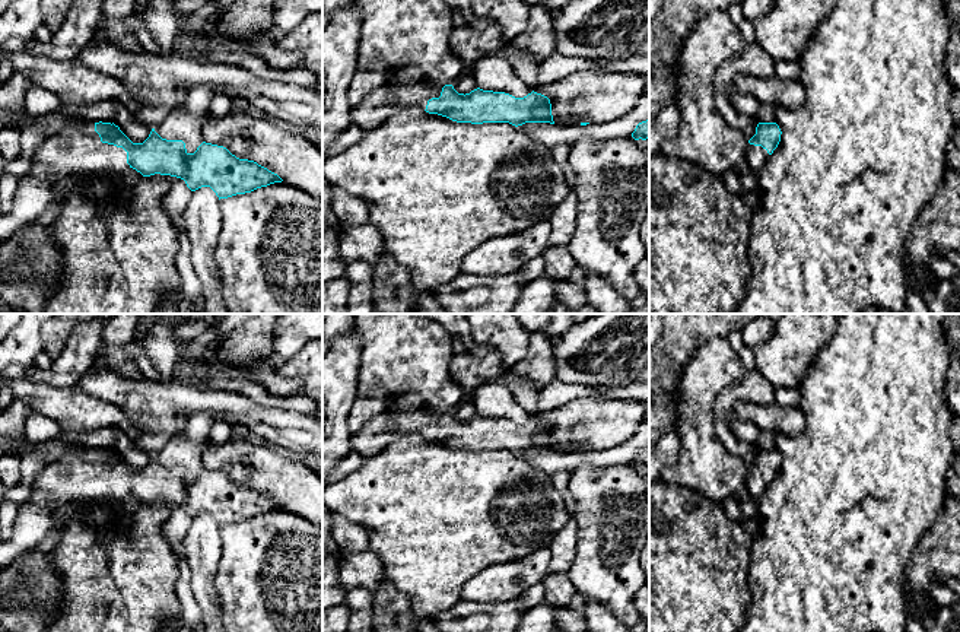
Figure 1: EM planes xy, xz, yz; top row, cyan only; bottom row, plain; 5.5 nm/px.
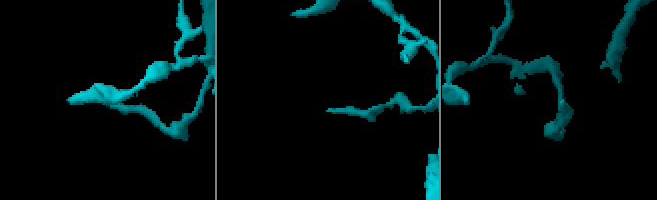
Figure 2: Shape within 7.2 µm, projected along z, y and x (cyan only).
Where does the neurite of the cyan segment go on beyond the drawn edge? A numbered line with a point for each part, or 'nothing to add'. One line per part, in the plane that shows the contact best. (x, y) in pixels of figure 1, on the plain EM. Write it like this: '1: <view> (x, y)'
1: xy (75, 476)

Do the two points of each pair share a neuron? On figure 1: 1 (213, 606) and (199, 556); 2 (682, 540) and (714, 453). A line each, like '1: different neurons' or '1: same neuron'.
1: same neuron
2: different neurons

